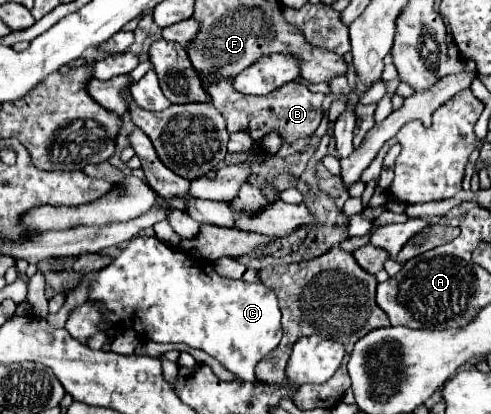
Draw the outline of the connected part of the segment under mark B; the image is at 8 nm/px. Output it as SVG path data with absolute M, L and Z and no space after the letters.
M221 80L215 86L209 86L209 96L213 106L223 114L227 120L227 132L247 132L253 140L259 140L261 136L267 136L269 132L277 132L283 138L283 144L293 144L299 138L313 136L315 130L321 124L321 104L323 94L313 94L307 90L301 82L287 82L279 90L275 90L269 96L245 96L239 94L231 80Z

